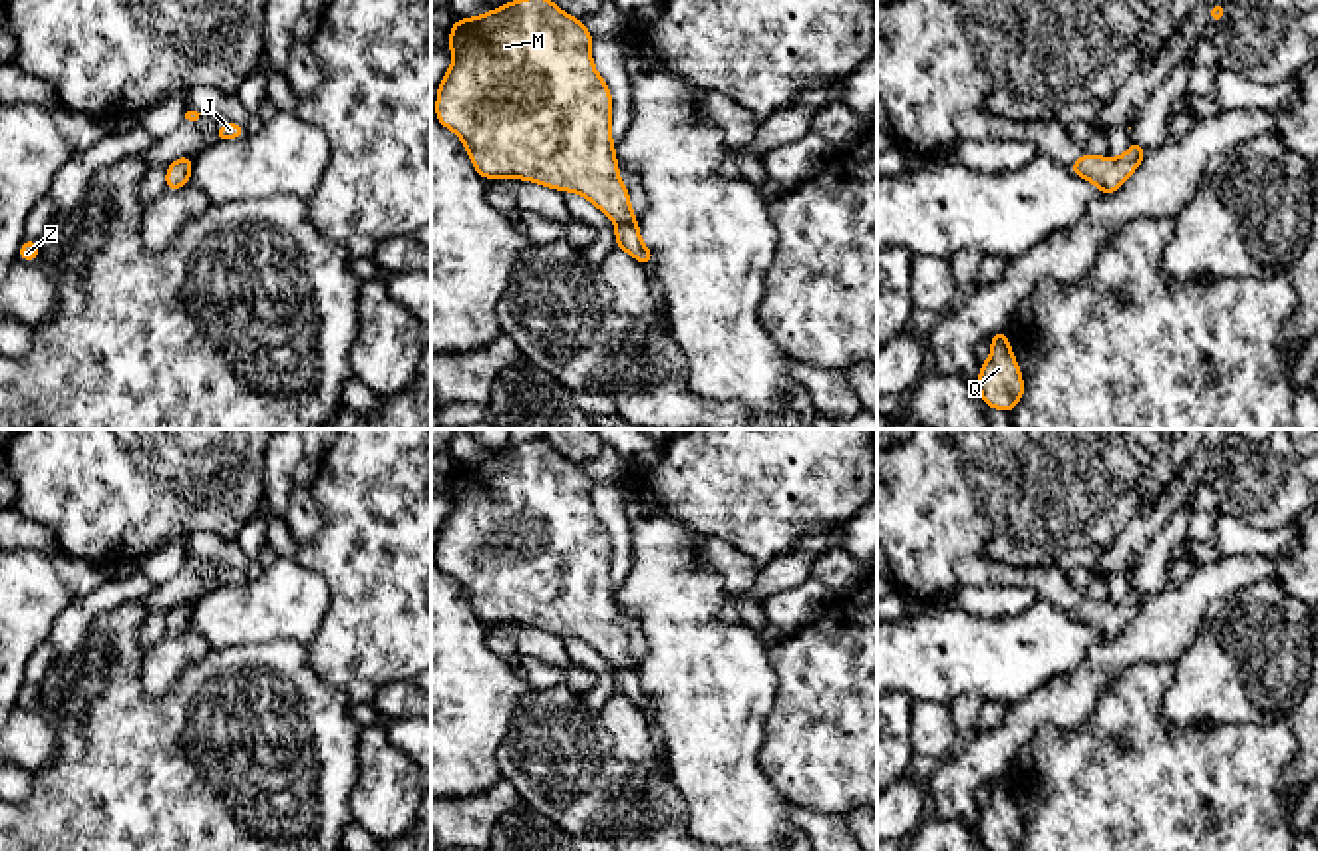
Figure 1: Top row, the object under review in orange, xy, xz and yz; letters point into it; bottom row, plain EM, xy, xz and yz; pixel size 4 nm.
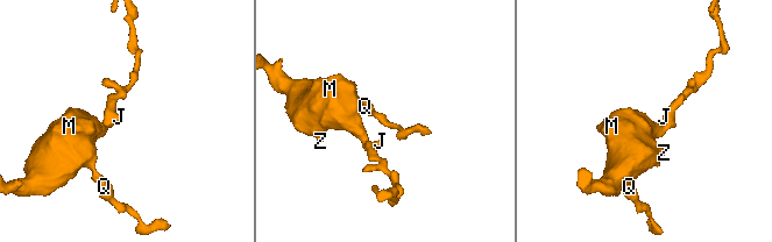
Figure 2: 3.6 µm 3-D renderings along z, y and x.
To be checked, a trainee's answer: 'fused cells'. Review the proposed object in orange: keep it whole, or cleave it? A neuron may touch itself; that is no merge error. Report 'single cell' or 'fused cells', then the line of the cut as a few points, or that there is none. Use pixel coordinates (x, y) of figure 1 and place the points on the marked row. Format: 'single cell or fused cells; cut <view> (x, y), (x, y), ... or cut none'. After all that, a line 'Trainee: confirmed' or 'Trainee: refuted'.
single cell; cut none
Trainee: refuted

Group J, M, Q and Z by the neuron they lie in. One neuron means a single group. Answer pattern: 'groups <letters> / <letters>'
groups J M Q Z

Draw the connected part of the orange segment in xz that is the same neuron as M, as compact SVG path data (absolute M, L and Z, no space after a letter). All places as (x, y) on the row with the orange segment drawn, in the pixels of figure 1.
M551 0L505 2L483 16L455 20L449 32L453 64L439 82L435 117L461 137L485 181L527 179L586 197L618 225L616 247L648 268L654 253L642 243L630 193L618 175L612 95L592 64L592 38Z

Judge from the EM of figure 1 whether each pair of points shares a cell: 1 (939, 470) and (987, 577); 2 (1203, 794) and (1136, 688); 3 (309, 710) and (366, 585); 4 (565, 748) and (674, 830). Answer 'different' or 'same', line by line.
1: different
2: same
3: different
4: same

